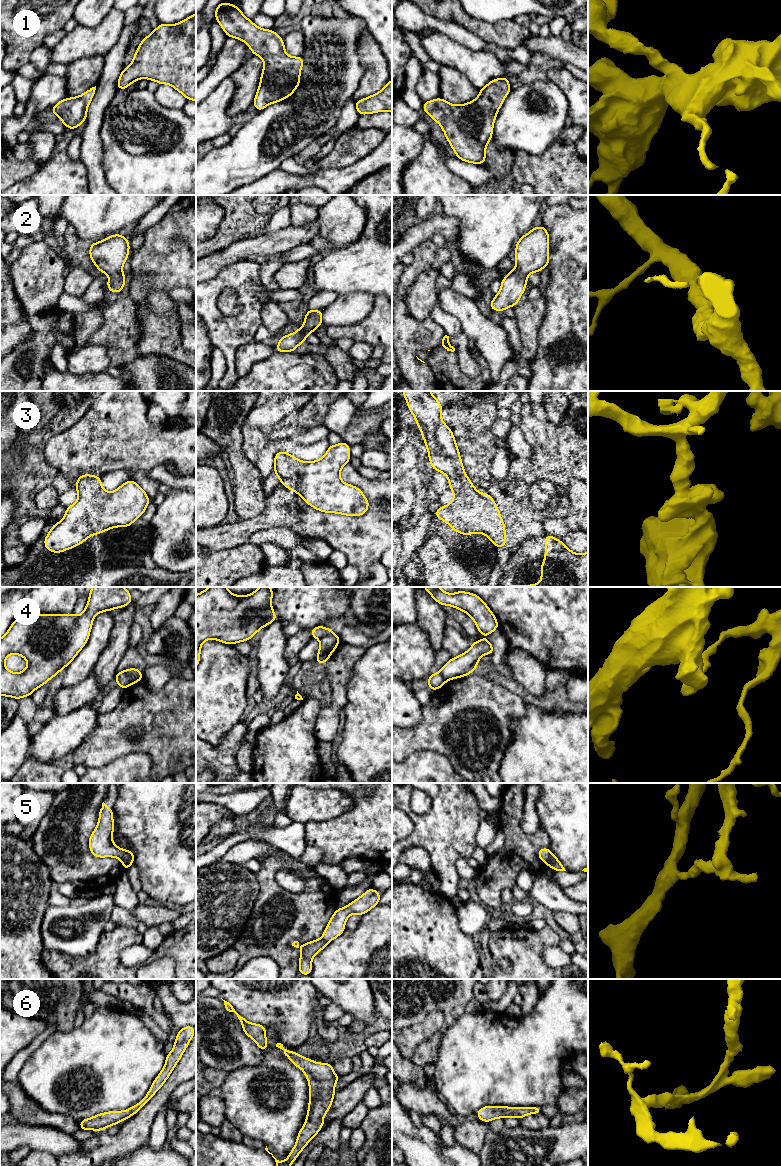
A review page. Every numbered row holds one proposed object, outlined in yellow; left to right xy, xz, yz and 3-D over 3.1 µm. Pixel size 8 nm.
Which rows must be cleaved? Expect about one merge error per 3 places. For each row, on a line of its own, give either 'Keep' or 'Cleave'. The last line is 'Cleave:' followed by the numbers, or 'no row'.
1: Keep
2: Keep
3: Keep
4: Cleave
5: Cleave
6: Keep
Cleave: 4, 5

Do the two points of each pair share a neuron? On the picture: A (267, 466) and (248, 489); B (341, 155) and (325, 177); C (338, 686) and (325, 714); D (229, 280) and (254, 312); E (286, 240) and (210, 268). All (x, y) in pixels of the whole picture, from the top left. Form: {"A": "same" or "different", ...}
{"A": "different", "B": "different", "C": "same", "D": "same", "E": "same"}

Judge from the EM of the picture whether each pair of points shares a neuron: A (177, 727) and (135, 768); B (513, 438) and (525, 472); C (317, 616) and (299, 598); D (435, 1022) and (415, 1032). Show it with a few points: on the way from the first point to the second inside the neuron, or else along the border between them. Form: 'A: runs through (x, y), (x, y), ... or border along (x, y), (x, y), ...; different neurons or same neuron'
A: border along (124, 755), (146, 753), (151, 759), (150, 772); different neurons
B: border along (523, 434), (532, 450), (532, 456), (529, 459); different neurons
C: runs through (313, 612), (303, 602); same neuron
D: runs through (430, 1026), (420, 1032); same neuron

